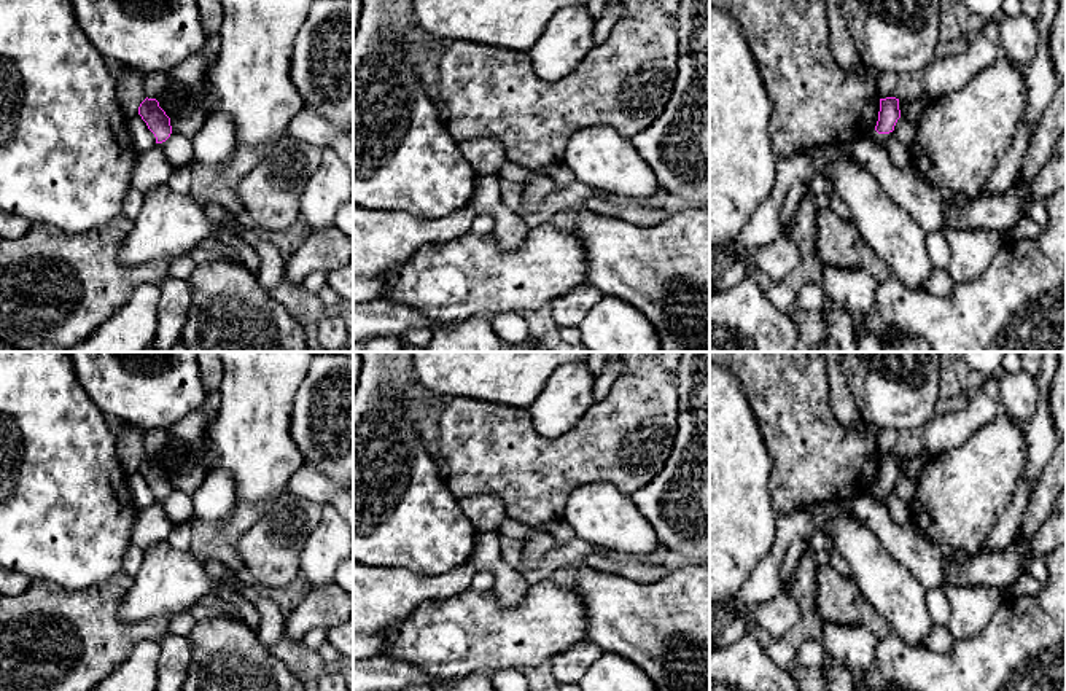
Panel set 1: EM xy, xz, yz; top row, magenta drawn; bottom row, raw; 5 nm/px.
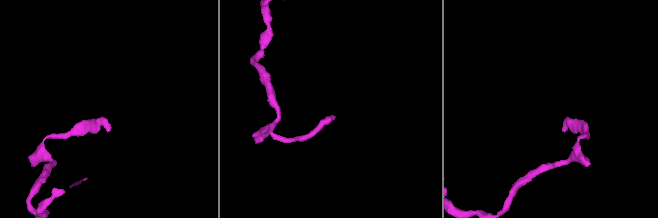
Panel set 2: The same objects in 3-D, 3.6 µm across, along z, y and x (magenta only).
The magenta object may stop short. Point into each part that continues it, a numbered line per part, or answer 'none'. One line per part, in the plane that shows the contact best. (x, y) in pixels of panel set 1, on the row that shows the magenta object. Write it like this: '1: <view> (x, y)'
none

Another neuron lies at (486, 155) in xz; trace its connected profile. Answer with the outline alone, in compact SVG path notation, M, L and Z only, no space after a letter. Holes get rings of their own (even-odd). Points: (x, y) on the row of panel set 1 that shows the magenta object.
M476 137L458 142L458 150L477 177L498 174L508 162L504 145L496 137Z

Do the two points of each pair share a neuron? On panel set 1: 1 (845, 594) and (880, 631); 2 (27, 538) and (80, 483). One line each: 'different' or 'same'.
1: same
2: same

